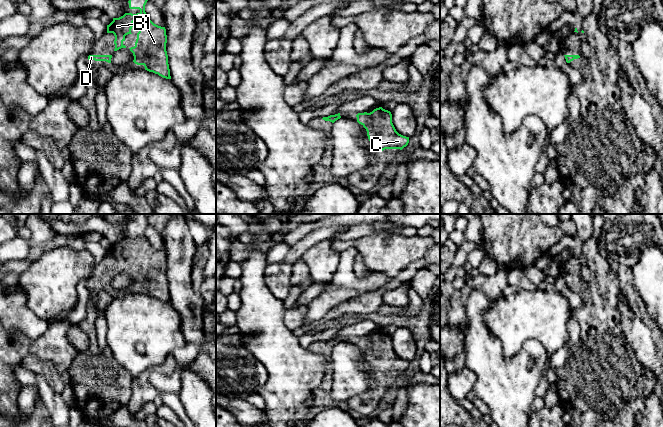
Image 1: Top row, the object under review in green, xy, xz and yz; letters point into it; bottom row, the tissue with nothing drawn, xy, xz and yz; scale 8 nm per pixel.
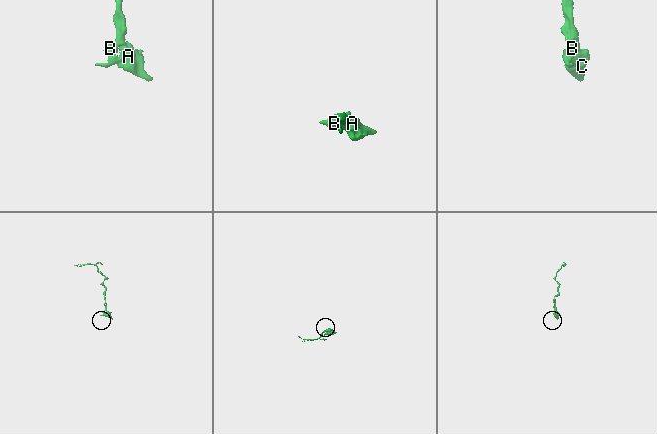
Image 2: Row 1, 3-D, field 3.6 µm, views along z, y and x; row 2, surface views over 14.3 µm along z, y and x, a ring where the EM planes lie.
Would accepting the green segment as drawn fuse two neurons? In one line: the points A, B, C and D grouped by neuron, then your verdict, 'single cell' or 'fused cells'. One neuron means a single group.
A B C D | single cell

